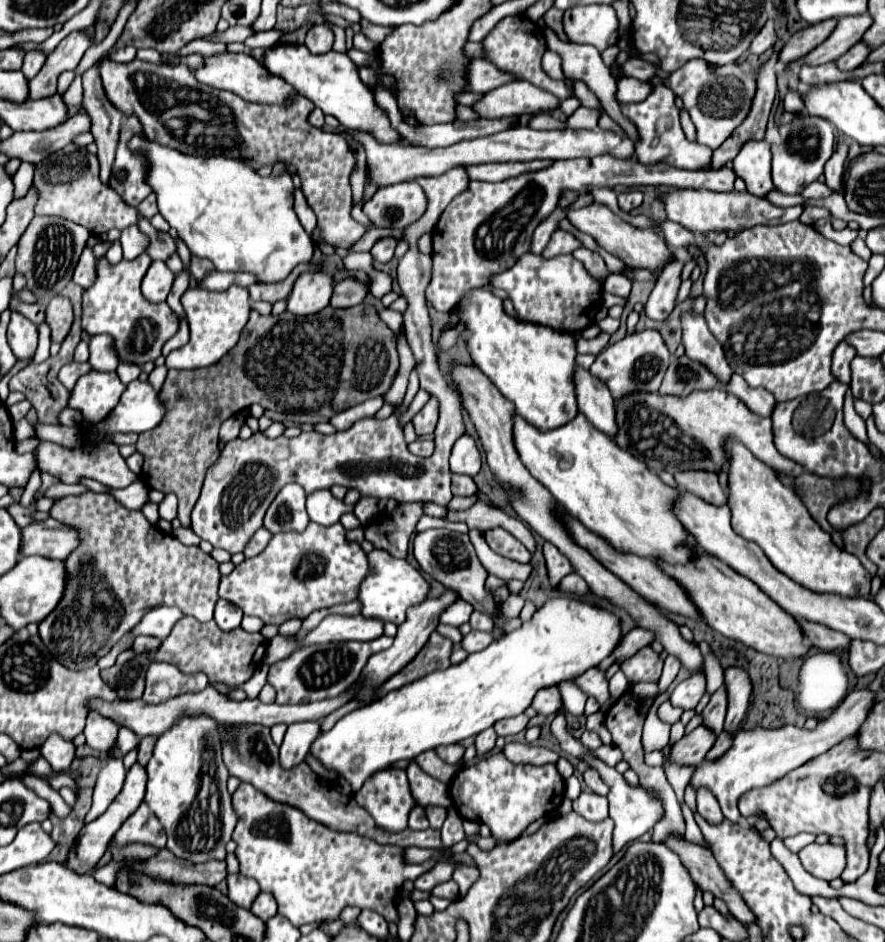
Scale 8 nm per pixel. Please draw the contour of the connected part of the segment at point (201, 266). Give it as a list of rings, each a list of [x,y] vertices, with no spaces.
[[[191,255],[191,273],[197,277],[197,283],[203,279],[203,275],[213,269],[213,263],[207,259],[199,259],[197,255]]]

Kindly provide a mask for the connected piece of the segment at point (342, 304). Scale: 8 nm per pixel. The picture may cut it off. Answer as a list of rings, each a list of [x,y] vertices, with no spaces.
[[[339,281],[333,289],[333,297],[331,297],[331,307],[333,309],[347,309],[353,305],[359,305],[363,301],[367,293],[367,285],[361,281]]]

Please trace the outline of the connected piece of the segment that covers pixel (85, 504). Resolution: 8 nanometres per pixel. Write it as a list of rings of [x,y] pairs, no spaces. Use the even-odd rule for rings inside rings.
[[[109,493],[61,497],[53,505],[51,517],[81,531],[81,547],[67,559],[69,587],[65,599],[39,625],[45,647],[67,669],[83,671],[97,665],[151,607],[175,605],[199,621],[213,619],[221,573],[219,563],[209,553],[179,543],[153,527],[141,511],[125,509]],[[87,569],[93,575],[91,583],[87,583]]]

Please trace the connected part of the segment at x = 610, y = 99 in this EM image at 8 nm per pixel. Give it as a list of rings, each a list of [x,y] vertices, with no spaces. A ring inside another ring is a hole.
[[[545,25],[543,31],[545,31],[547,47],[549,47],[551,51],[559,53],[561,59],[563,59],[563,73],[565,73],[565,77],[583,81],[583,83],[597,95],[597,99],[599,99],[599,103],[603,105],[603,109],[607,111],[607,115],[611,115],[611,119],[617,121],[617,123],[625,129],[625,133],[631,137],[631,141],[635,141],[635,139],[637,139],[637,131],[635,131],[633,123],[629,123],[629,119],[625,119],[625,117],[621,115],[621,109],[619,109],[617,97],[615,97],[615,95],[617,95],[617,81],[615,81],[613,75],[609,73],[609,67],[601,61],[599,51],[597,51],[595,47],[589,47],[589,45],[581,45],[581,43],[573,43],[573,41],[563,41],[549,25]]]

